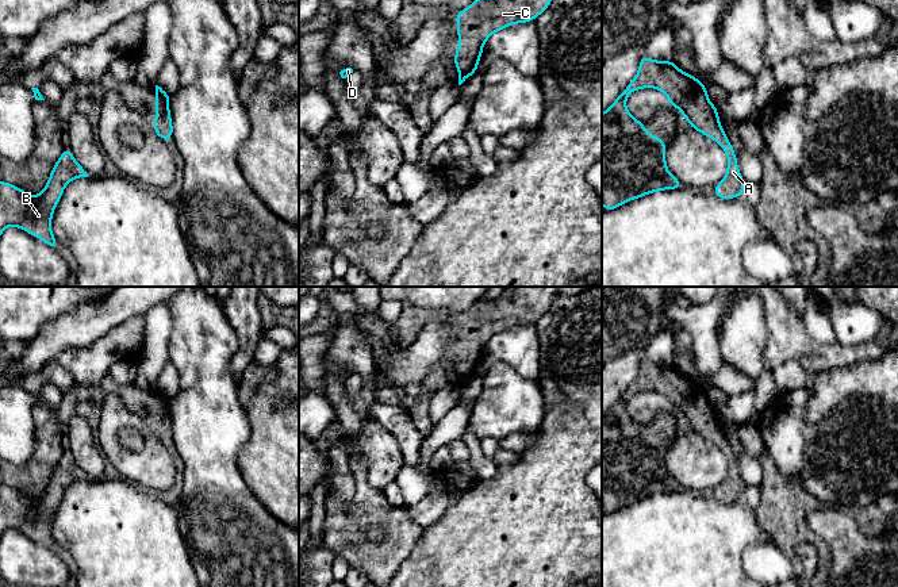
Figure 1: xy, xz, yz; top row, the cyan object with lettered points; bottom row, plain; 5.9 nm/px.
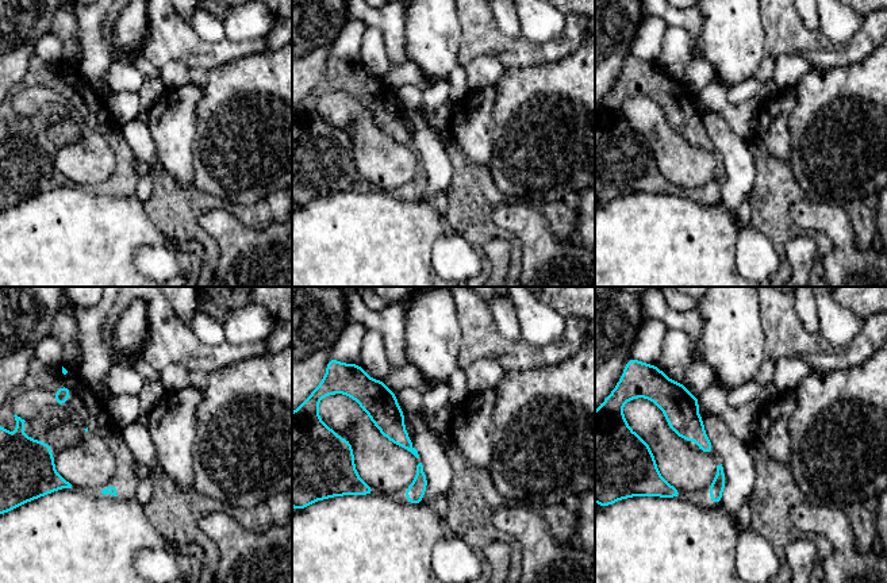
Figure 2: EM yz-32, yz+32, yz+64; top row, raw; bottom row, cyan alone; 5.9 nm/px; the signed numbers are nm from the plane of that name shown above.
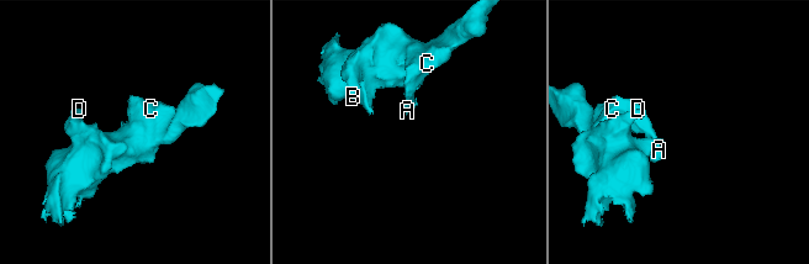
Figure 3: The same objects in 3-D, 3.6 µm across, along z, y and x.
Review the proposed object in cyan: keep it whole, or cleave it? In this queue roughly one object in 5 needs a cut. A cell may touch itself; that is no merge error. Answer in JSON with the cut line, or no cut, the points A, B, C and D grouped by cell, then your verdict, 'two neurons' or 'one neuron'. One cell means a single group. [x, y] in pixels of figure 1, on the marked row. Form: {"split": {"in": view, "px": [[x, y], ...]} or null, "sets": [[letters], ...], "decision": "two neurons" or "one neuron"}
{"split": null, "sets": [["A", "B", "C", "D"]], "decision": "one neuron"}

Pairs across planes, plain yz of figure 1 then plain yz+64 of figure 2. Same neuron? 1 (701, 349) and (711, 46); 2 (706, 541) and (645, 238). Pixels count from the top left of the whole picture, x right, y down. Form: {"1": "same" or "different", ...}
{"1": "different", "2": "same"}

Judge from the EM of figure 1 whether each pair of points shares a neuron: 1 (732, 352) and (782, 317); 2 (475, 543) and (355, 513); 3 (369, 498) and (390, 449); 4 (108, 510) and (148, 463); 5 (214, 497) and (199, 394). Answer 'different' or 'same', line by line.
1: different
2: different
3: different
4: different
5: same

